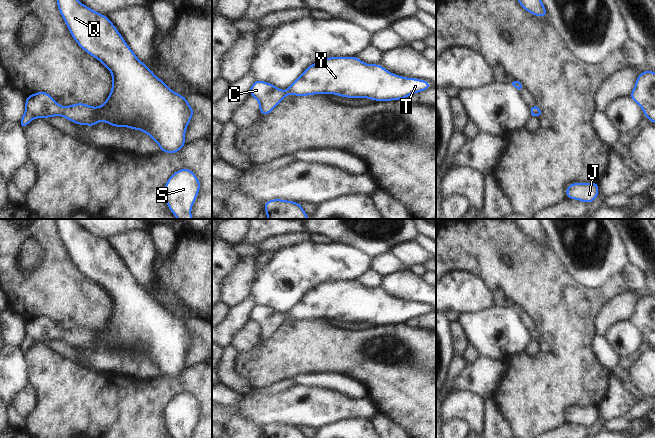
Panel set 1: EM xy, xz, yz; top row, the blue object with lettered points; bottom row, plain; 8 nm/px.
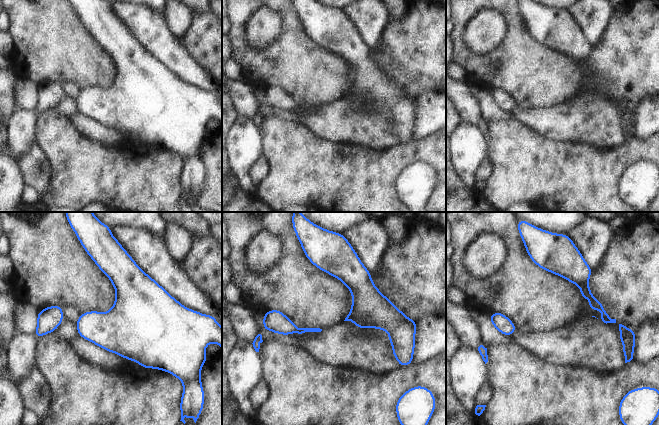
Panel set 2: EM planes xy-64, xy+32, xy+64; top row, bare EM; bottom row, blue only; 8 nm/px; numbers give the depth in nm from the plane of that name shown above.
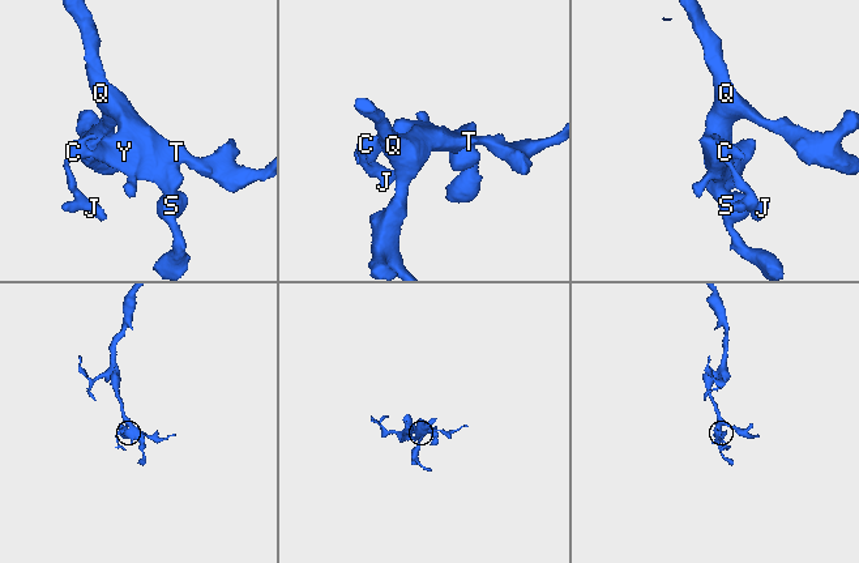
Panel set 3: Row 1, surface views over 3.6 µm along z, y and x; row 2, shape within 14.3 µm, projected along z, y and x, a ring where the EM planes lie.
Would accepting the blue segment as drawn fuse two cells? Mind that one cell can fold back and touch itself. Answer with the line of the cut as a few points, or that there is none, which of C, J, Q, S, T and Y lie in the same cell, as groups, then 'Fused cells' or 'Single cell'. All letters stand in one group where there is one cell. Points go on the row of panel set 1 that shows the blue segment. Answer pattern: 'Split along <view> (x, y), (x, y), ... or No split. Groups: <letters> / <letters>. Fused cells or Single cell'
No split. Groups: C J Q S T Y. Single cell.

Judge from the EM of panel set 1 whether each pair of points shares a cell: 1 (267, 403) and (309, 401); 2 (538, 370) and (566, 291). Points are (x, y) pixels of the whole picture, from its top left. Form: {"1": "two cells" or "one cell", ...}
{"1": "one cell", "2": "one cell"}

